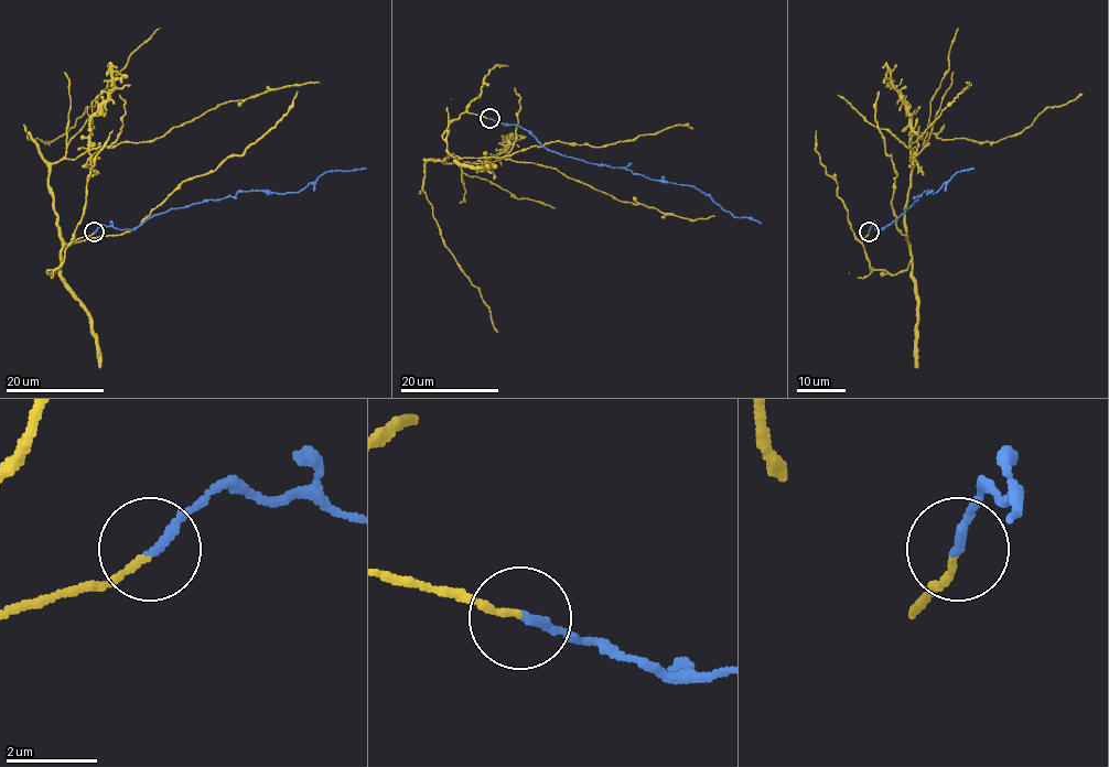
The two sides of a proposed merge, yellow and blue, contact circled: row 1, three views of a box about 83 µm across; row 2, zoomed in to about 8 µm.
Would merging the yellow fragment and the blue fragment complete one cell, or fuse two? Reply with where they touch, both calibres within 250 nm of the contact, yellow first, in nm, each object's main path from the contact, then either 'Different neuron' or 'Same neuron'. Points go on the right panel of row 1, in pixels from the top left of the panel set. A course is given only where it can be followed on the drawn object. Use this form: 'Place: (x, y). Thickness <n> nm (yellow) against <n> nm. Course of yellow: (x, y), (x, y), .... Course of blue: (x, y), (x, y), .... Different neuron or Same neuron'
Place: (869, 231). Thickness 130 nm (yellow) against 200 nm. Course of yellow: (869, 231), (862, 242), (874, 269), (896, 274), (910, 265), (904, 225), (914, 158), (910, 146), (966, 83). Course of blue: (869, 231), (871, 226), (875, 229), (885, 228), (924, 192), (934, 194), (957, 172), (973, 169). Same neuron

